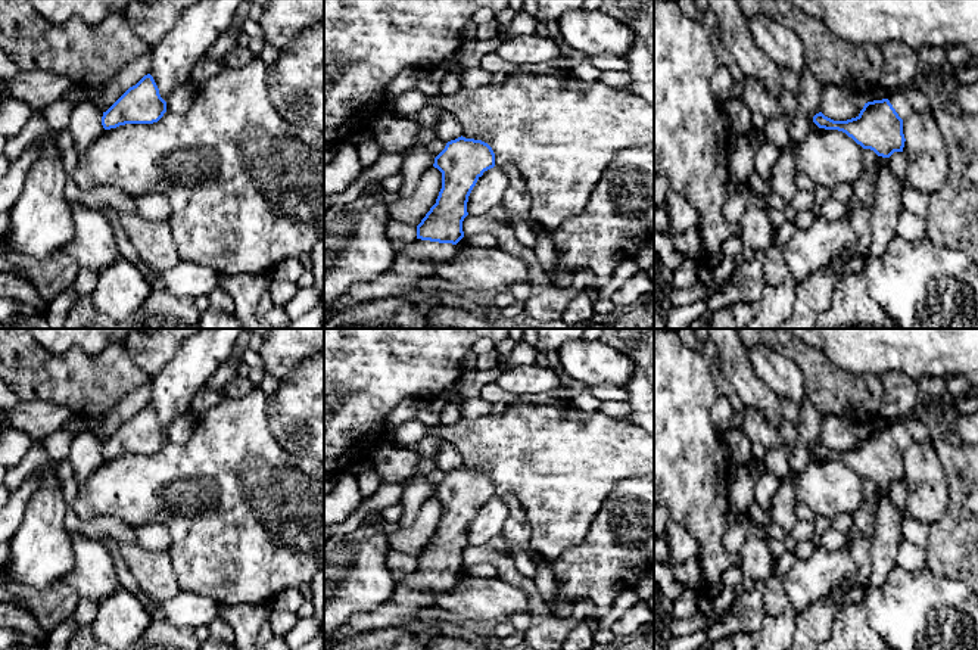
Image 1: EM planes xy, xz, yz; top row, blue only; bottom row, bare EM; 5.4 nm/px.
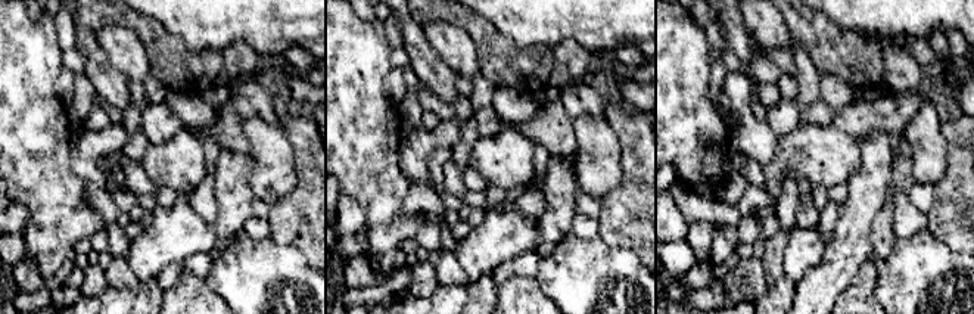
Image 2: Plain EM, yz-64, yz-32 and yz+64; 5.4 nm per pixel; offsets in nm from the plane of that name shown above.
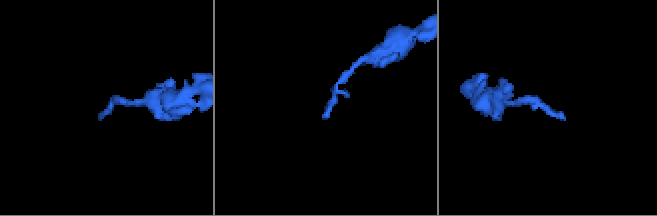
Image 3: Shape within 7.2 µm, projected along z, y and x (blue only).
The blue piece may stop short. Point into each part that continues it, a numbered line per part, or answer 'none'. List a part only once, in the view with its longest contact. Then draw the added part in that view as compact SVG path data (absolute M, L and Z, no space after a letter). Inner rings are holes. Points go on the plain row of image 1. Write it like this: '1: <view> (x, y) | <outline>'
1: xz (414, 593) | M417 569L396 582L390 600L370 613L352 616L343 626L324 637L324 650L361 632L399 628L414 622L418 613L433 607L435 595L457 584L452 573Z

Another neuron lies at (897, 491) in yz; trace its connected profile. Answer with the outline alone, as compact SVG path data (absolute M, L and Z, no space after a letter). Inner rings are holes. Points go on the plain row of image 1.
M894 482L888 488L888 495L896 509L906 516L907 488L904 482Z

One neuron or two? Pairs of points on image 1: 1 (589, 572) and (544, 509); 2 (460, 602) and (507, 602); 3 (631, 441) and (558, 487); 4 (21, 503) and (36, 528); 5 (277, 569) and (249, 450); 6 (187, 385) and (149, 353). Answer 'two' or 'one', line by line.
1: two
2: one
3: one
4: two
5: one
6: two

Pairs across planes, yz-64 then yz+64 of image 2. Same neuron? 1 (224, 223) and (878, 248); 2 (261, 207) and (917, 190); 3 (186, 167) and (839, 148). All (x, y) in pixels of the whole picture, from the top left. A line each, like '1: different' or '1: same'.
1: same
2: same
3: same

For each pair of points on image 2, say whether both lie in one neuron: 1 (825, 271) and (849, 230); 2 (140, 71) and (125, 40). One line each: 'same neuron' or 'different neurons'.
1: same neuron
2: same neuron

